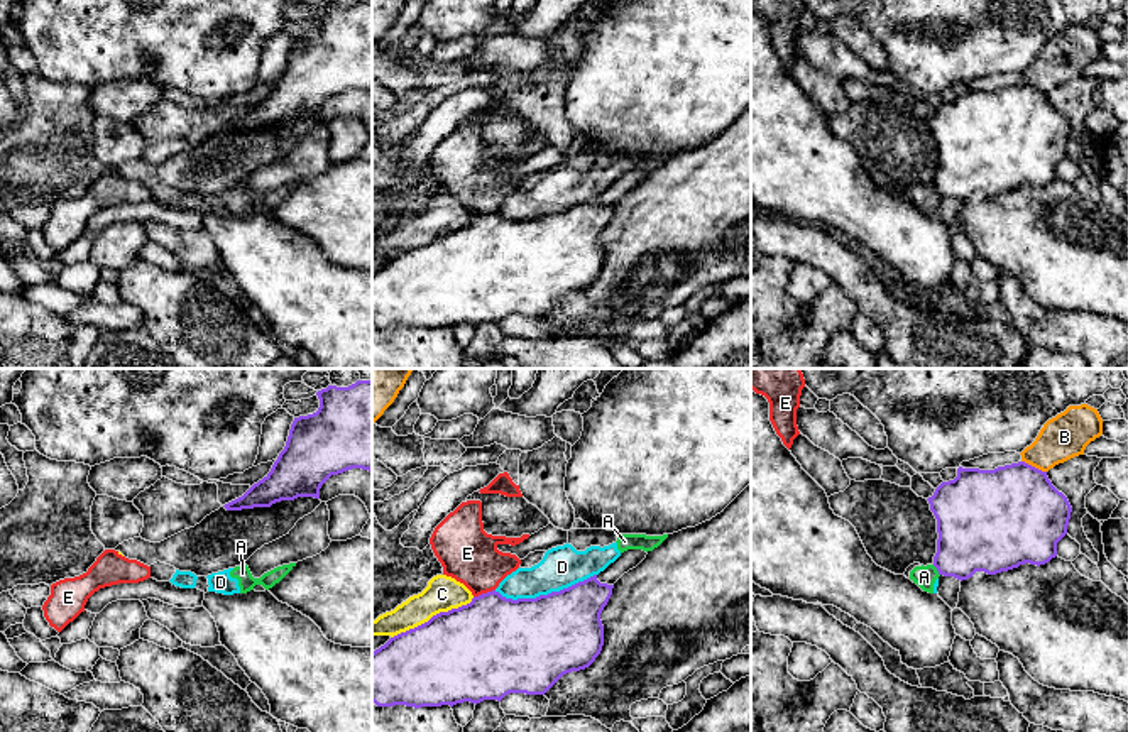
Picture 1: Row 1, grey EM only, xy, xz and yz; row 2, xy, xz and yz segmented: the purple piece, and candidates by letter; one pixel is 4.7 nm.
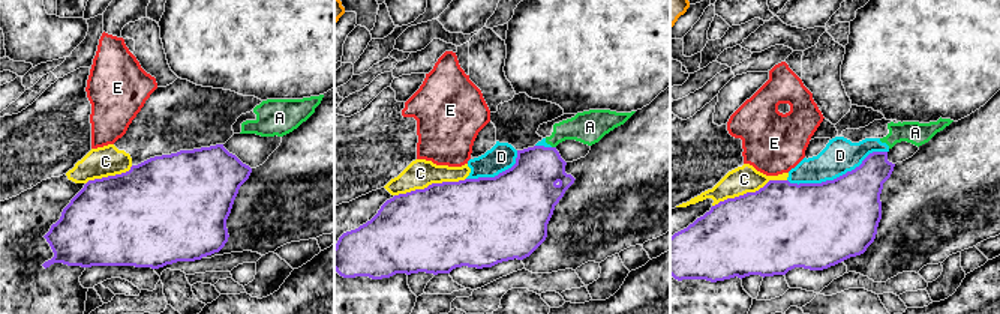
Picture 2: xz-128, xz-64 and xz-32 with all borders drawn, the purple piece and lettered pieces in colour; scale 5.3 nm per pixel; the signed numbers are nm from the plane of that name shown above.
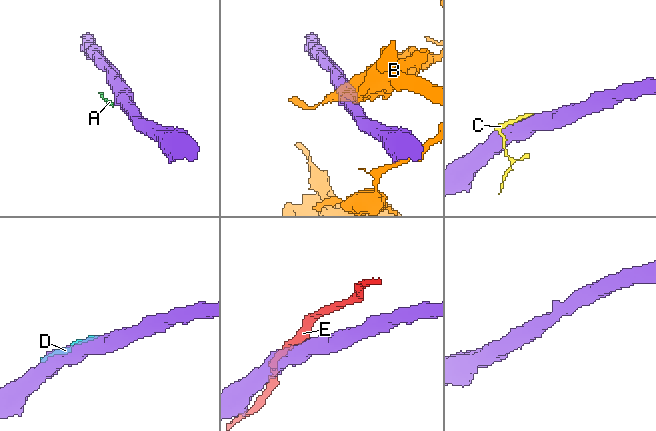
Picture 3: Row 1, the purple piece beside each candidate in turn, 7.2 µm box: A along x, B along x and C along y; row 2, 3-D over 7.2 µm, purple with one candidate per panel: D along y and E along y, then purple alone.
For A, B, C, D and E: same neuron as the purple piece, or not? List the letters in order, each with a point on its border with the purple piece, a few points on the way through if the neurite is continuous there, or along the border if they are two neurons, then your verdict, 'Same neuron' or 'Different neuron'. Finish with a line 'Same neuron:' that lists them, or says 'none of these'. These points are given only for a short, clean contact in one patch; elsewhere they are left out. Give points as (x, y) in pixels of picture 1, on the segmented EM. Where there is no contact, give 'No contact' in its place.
A: Touches purple at yz (937, 570). Boundary: yz (932, 565), (939, 575). Different neuron
B: Touches purple at yz (1034, 467). Different neuron
C: Touches purple at xz (433, 616). Different neuron
D: Touches purple at xz (545, 595). Different neuron
E: Touches purple at xz (484, 594). Different neuron
Same neuron: none of these

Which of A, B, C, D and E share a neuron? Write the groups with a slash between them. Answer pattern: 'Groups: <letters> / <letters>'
Groups: A D / B / C / E

